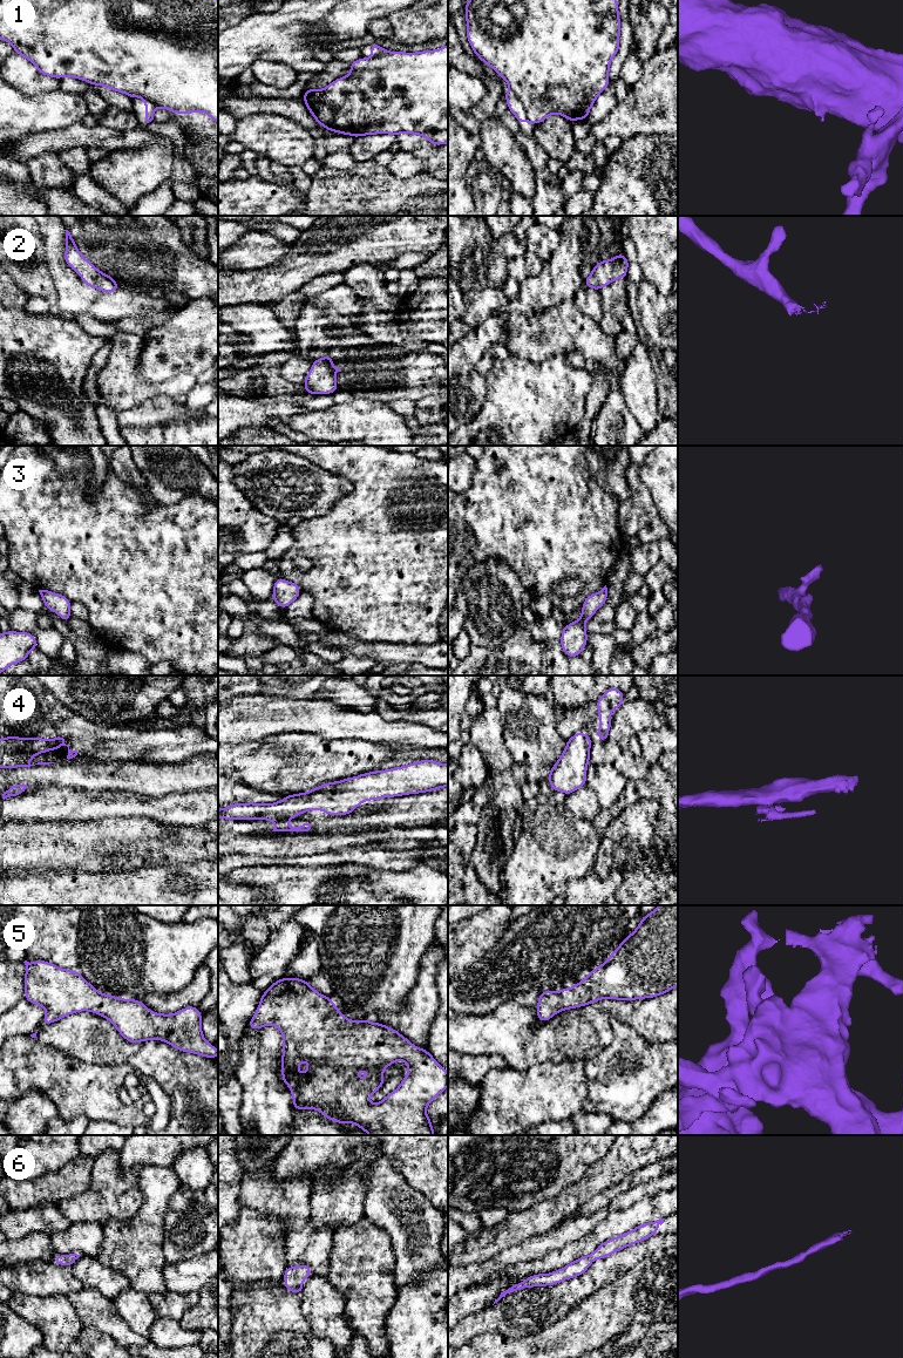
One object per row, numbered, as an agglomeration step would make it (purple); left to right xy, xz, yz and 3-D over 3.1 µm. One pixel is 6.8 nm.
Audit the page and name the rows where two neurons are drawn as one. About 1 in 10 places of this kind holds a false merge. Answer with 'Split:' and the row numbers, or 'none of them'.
Split: 1, 4

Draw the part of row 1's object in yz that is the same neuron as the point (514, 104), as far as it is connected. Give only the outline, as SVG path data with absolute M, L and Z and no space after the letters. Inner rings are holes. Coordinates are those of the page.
M509 89L508 93L503 93L503 96L507 100L508 109L516 116L518 123L528 122L528 117L525 115L525 110L521 101L516 97L514 91Z

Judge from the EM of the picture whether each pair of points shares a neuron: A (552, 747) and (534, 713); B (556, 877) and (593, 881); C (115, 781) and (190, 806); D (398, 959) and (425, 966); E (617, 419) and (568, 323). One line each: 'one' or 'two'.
A: one
B: two
C: two
D: two
E: one

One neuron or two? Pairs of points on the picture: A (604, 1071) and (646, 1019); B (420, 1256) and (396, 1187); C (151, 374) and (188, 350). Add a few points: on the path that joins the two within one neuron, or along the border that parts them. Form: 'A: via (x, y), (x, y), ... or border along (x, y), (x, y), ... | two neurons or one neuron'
A: border along (611, 1020), (620, 1019), (649, 1043), (660, 1044) | two neurons
B: via (415, 1238), (415, 1227), (396, 1204) | one neuron
C: via (161, 365), (178, 350) | one neuron

